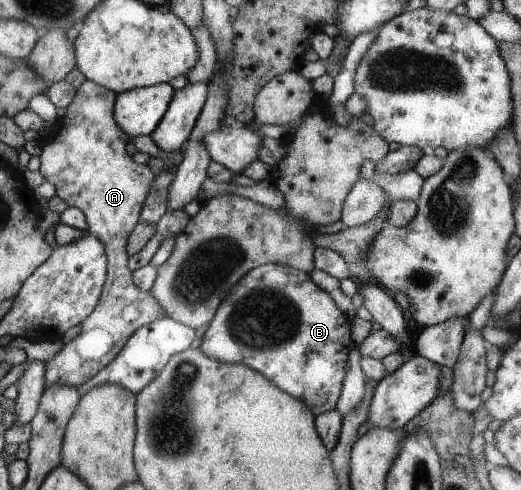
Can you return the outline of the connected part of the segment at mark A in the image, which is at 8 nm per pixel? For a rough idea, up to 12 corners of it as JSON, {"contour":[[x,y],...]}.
{"contour":[[85,80],[40,175],[106,251],[80,333],[43,389],[86,383],[166,317],[127,266],[152,169],[127,155],[116,94]]}

